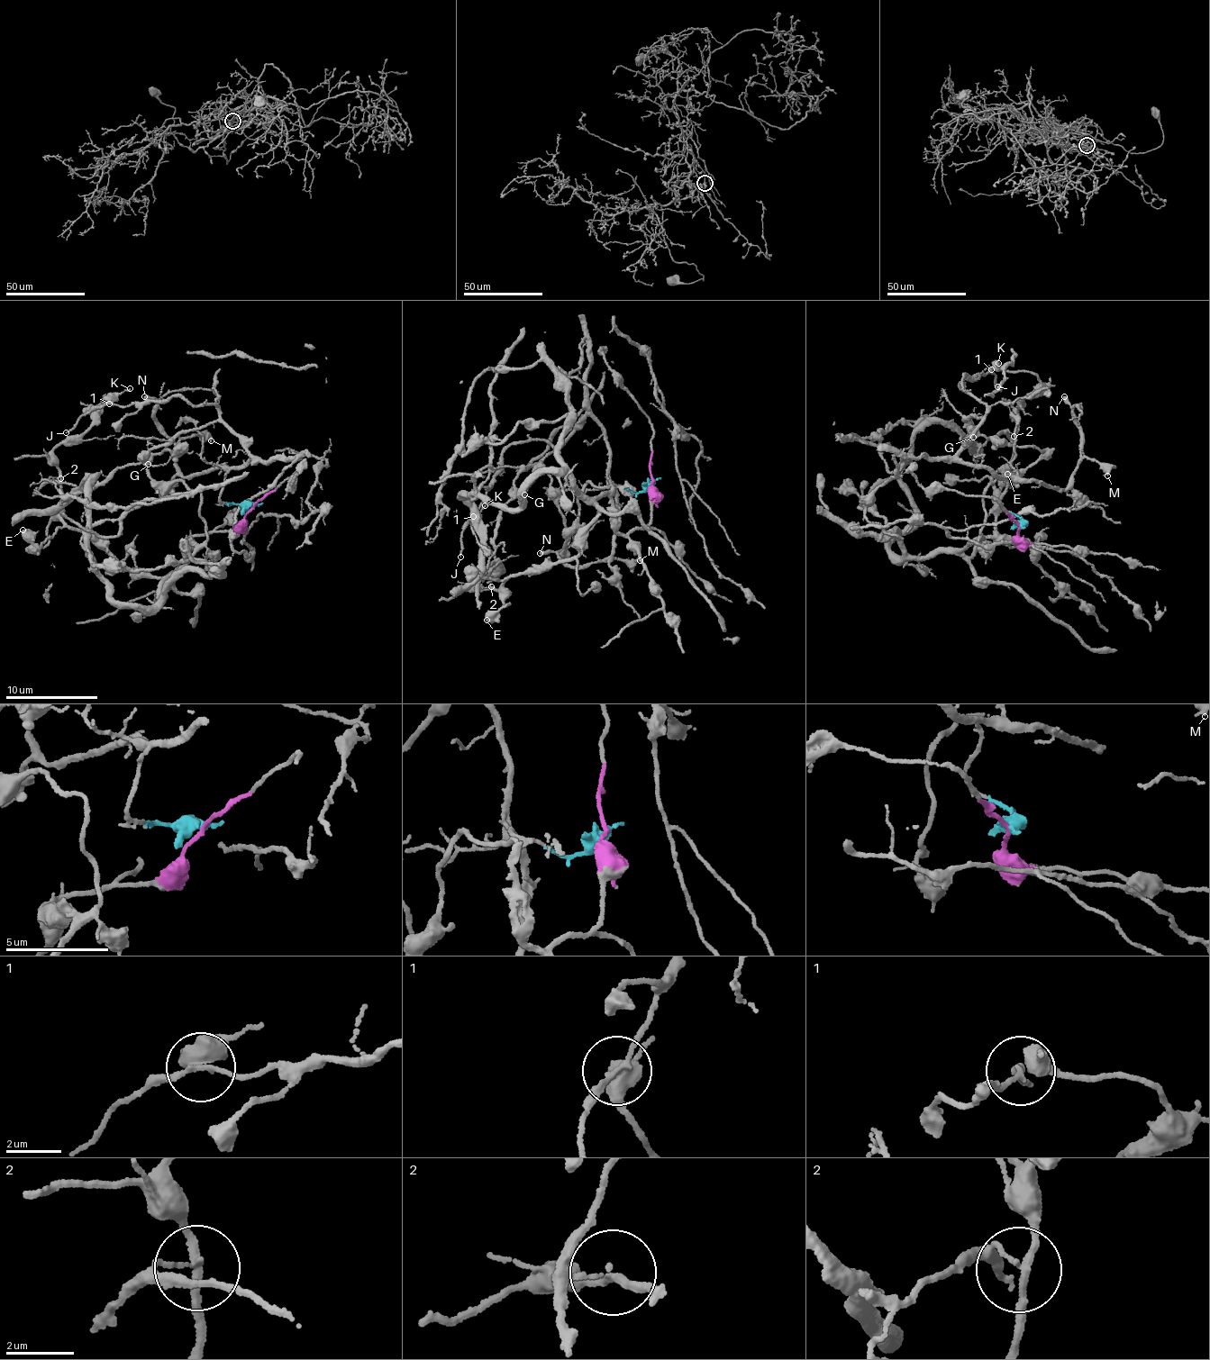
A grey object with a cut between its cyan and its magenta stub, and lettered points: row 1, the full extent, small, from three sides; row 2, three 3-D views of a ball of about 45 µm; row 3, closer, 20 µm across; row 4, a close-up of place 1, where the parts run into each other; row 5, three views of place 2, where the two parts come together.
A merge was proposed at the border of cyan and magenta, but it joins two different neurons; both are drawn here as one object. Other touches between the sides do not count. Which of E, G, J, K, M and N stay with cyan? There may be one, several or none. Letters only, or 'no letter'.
J, M, N

